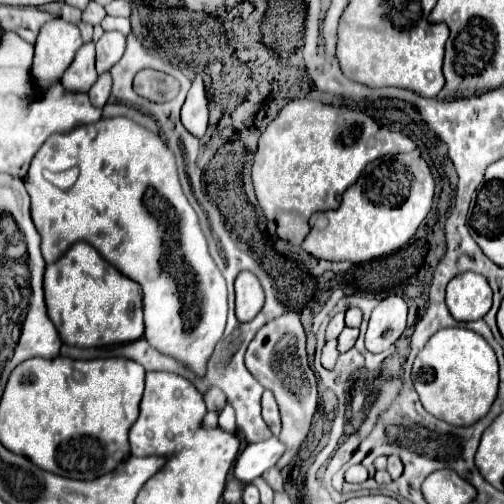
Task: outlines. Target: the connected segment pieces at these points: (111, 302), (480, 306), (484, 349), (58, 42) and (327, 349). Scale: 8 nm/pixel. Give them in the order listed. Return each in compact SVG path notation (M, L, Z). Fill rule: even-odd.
M86 242L72 244L56 264L46 266L44 300L64 344L90 348L132 342L144 336L140 286L108 264Z
M464 272L452 278L446 288L446 306L458 322L484 318L492 306L492 290L486 278L476 272Z
M466 328L438 330L416 356L412 376L422 406L432 416L456 426L472 426L484 418L498 394L496 354L480 334Z
M52 18L44 28L40 28L36 40L36 54L32 64L32 74L40 88L56 82L68 64L74 60L76 50L82 46L80 30L76 24L64 18Z
M328 340L326 346L322 348L322 366L332 370L338 358L338 348L336 348L336 340Z

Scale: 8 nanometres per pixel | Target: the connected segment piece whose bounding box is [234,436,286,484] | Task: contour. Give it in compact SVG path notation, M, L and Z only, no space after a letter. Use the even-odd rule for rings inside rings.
M276 436L262 440L258 444L246 444L246 448L240 452L236 460L234 476L244 484L256 480L258 476L262 476L268 468L272 468L278 462L284 450L286 446Z

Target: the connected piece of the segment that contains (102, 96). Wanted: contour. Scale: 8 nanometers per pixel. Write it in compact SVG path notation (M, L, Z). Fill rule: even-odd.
M110 72L100 74L100 76L98 76L98 80L96 80L96 84L88 90L88 96L90 96L92 104L94 104L94 106L98 106L98 108L102 108L102 106L108 102L108 98L110 98L110 88L112 88Z

